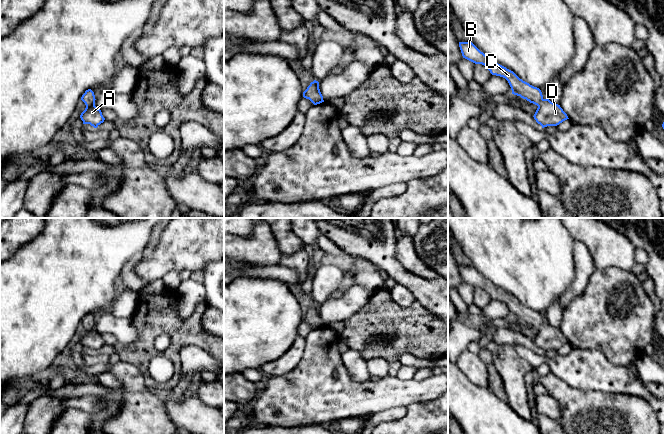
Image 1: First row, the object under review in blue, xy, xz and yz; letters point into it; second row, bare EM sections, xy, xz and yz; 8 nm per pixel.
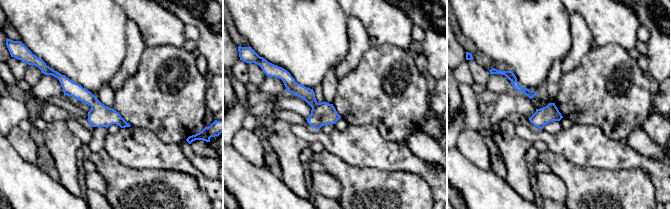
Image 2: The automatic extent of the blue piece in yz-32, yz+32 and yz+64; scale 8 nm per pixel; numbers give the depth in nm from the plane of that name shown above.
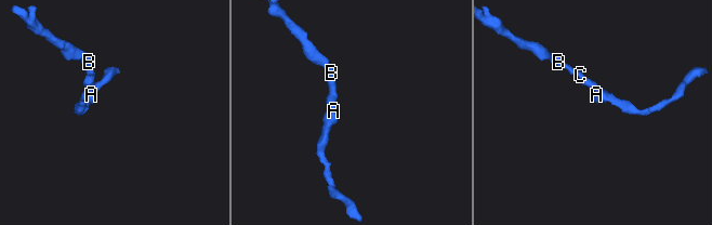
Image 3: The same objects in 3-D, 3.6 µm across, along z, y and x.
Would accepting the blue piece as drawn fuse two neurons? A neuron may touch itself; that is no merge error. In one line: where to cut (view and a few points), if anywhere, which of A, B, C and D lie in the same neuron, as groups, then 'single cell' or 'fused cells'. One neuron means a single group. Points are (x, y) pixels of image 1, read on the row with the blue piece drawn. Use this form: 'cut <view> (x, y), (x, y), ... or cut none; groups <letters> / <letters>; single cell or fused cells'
cut none; groups A B C D; single cell

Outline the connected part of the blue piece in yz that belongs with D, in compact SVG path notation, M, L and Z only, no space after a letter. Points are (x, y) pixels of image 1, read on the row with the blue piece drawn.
M459 42L463 58L475 63L484 65L492 75L505 78L512 90L512 94L526 99L538 106L534 119L542 128L557 126L569 119L560 105L544 99L539 88L530 85L520 79L513 71L495 62L491 57L481 52L472 42Z

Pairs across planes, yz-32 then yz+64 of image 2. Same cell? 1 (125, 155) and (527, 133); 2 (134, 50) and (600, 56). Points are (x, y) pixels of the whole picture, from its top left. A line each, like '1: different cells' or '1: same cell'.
1: same cell
2: different cells

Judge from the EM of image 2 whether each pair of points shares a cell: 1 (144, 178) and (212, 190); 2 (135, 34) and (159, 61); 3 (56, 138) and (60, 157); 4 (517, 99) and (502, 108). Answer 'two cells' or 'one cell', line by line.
1: two cells
2: two cells
3: one cell
4: one cell

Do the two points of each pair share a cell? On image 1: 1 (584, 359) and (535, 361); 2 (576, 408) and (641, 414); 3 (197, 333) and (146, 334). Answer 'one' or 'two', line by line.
1: one
2: one
3: one

